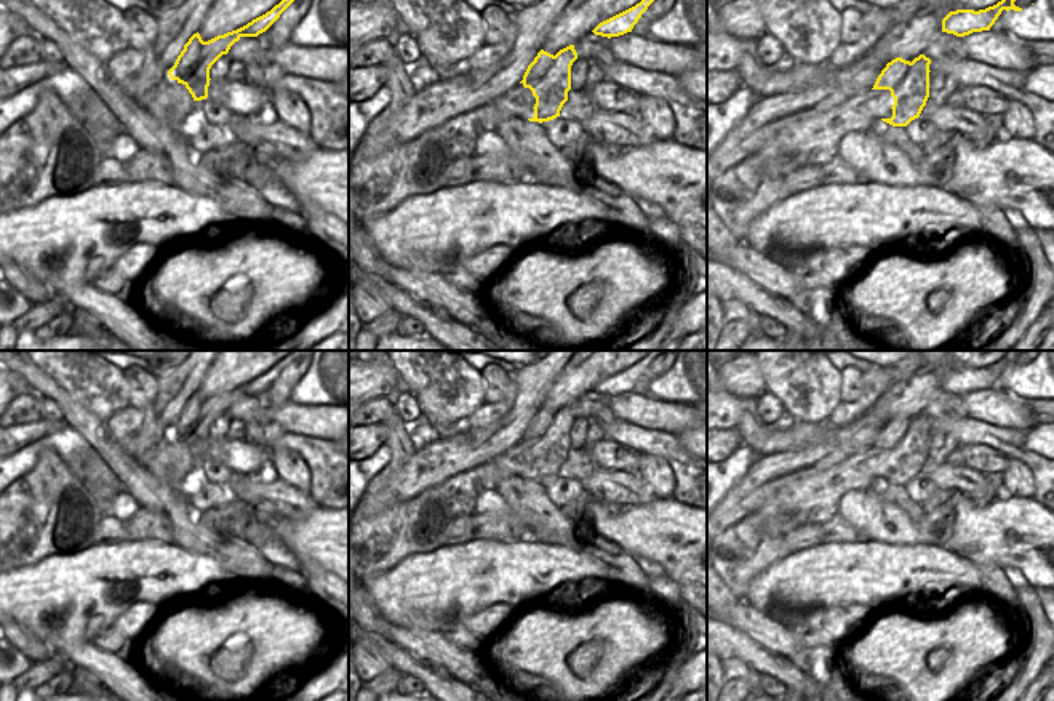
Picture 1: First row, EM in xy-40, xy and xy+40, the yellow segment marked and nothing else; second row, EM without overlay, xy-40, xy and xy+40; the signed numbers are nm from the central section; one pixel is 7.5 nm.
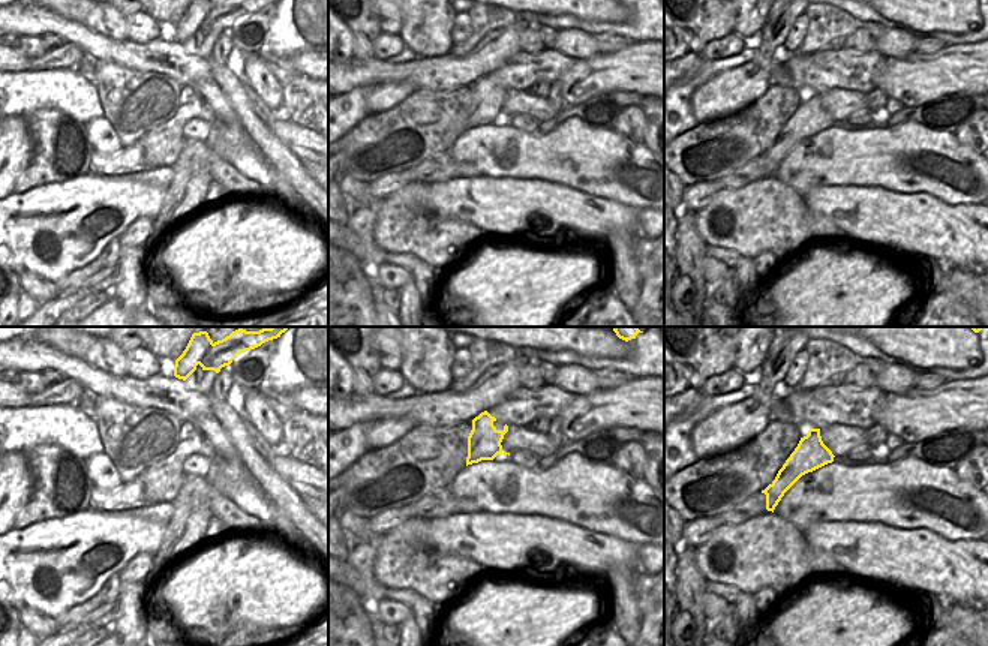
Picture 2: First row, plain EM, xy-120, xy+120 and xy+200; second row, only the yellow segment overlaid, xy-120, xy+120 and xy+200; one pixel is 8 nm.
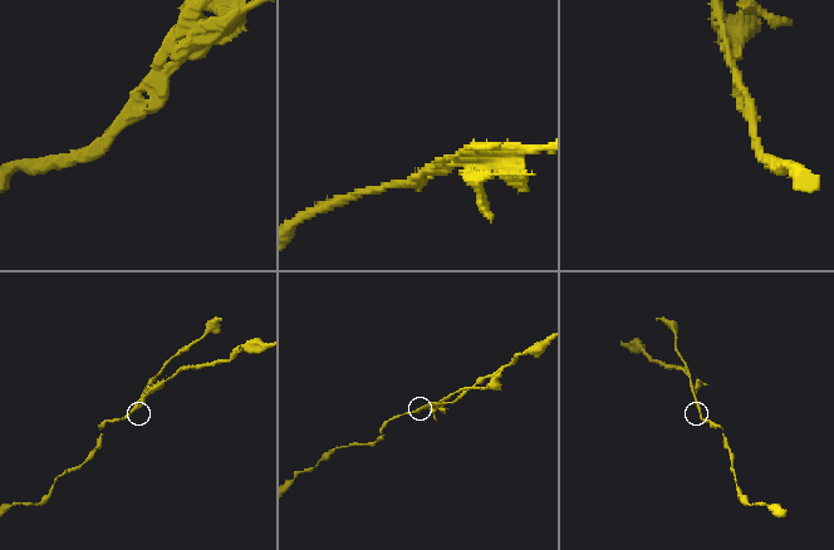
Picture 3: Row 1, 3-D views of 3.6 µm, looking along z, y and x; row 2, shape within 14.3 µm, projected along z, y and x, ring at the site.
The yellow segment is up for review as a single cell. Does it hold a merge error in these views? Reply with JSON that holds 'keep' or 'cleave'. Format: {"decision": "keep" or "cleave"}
{"decision": "cleave"}

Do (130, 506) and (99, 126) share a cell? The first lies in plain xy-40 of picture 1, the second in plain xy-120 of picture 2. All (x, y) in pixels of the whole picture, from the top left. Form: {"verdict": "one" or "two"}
{"verdict": "one"}

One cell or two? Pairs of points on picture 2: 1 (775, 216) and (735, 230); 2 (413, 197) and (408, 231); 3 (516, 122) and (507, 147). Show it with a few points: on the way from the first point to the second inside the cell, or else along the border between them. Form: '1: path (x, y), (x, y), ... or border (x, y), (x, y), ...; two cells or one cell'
1: path (765, 216), (745, 221); one cell
2: path (408, 206), (408, 222); one cell
3: border (508, 123), (514, 128), (535, 132); two cells

